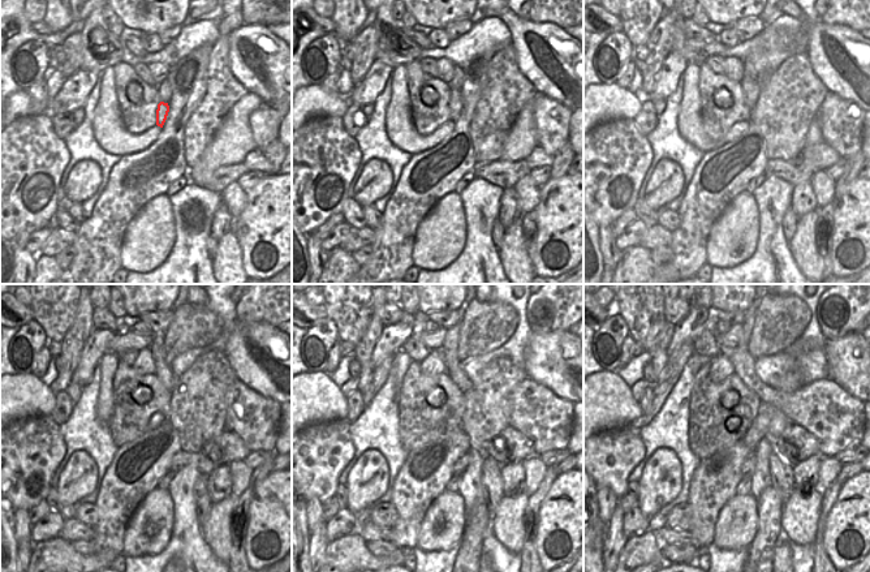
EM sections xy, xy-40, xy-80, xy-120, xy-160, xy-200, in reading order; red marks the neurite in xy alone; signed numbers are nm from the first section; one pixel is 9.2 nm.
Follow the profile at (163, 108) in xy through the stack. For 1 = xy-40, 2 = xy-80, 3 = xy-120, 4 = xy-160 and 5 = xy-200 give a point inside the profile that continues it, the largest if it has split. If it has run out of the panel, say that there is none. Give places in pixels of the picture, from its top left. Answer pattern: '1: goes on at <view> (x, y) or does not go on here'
1: goes on at xy-40 (456, 102)
2: goes on at xy-80 (752, 90)
3: goes on at xy-120 (168, 379)
4: goes on at xy-160 (455, 370)
5: goes on at xy-200 (744, 364)

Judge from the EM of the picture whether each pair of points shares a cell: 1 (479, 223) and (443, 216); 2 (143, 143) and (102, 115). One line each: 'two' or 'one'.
1: two
2: one

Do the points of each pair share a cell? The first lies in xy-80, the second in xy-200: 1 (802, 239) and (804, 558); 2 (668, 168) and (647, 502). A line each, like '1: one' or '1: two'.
1: two
2: one

